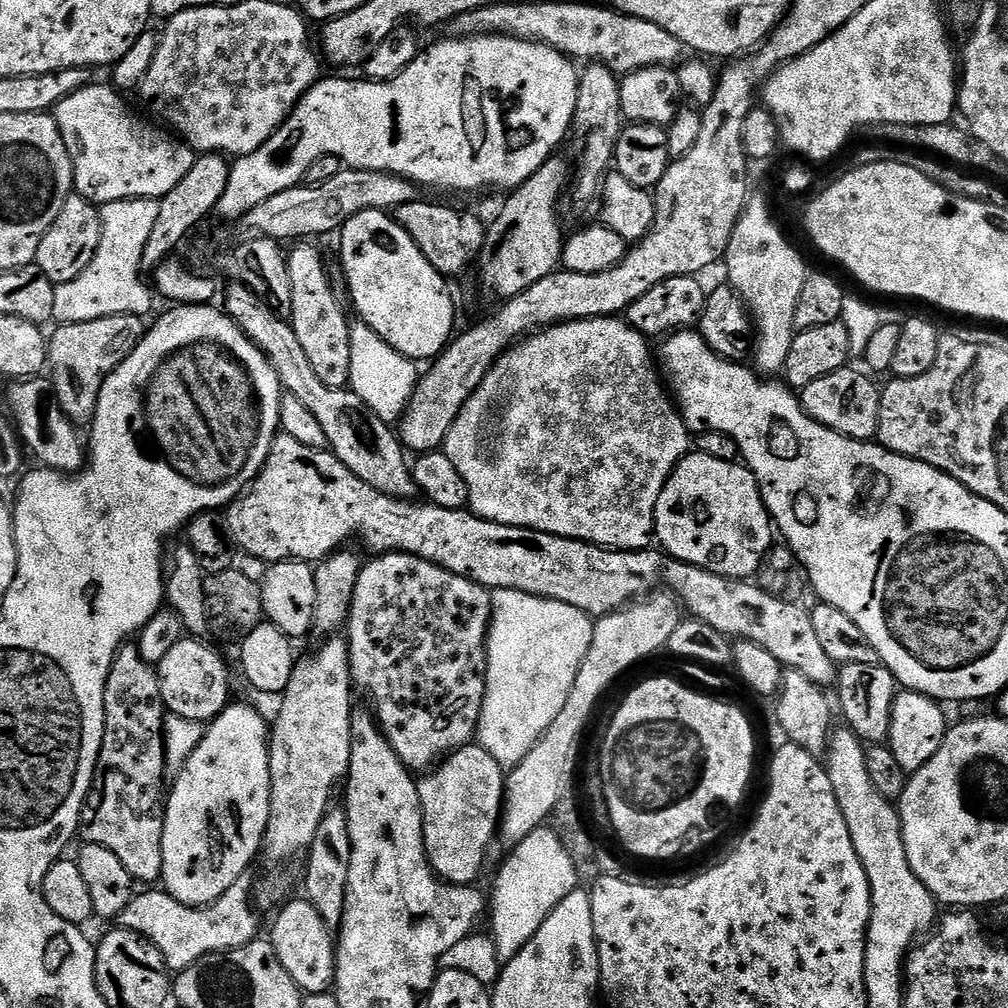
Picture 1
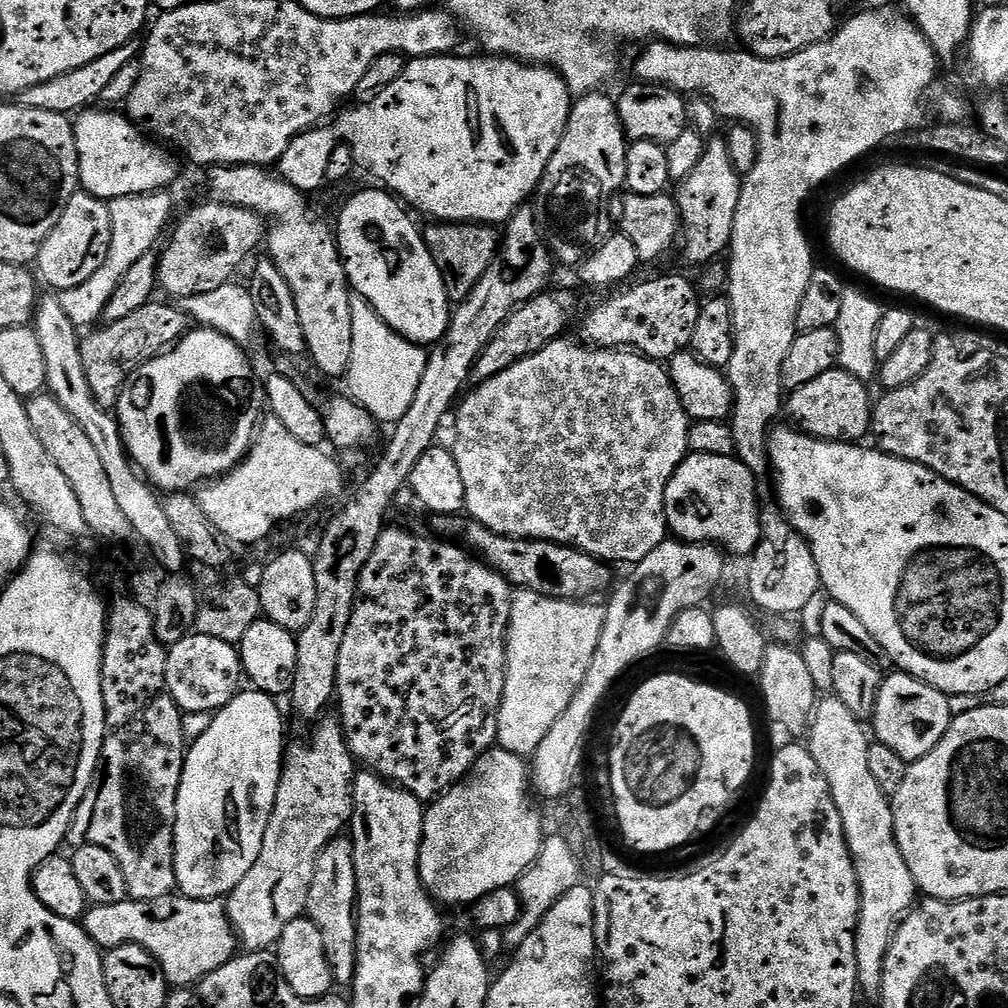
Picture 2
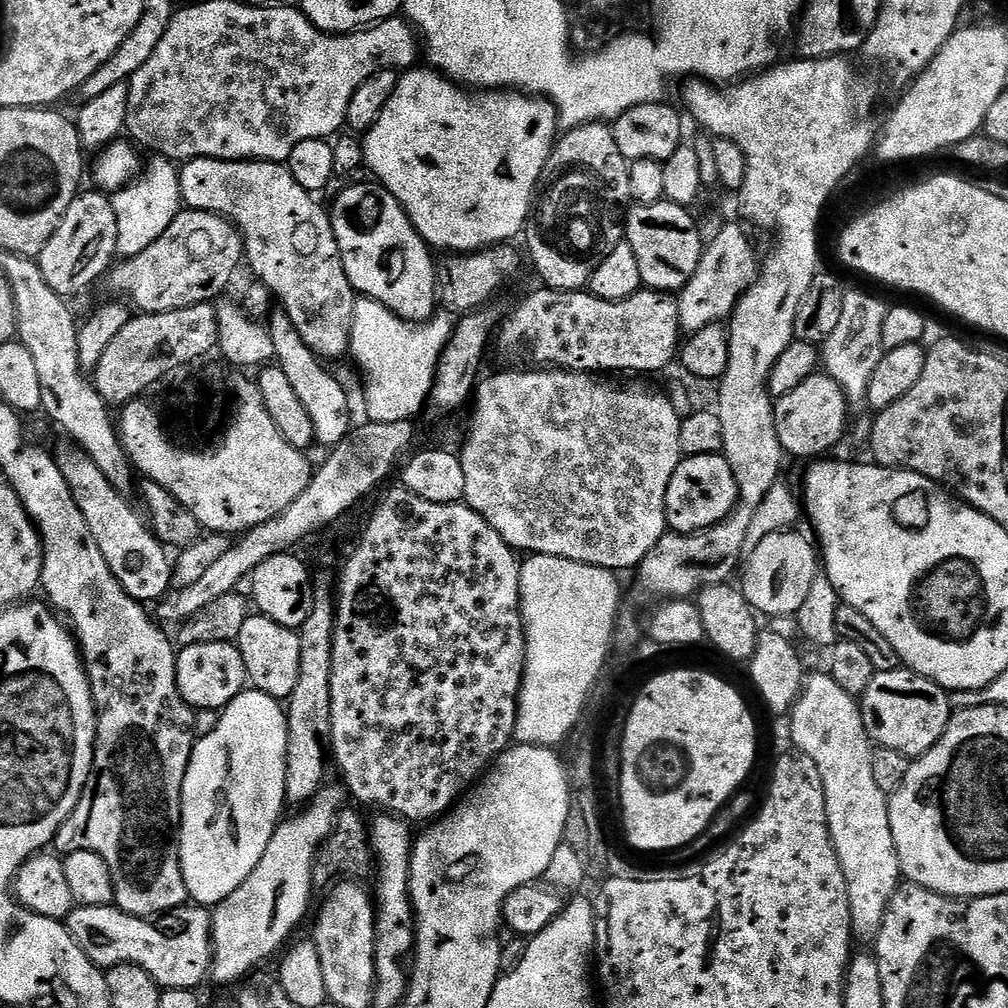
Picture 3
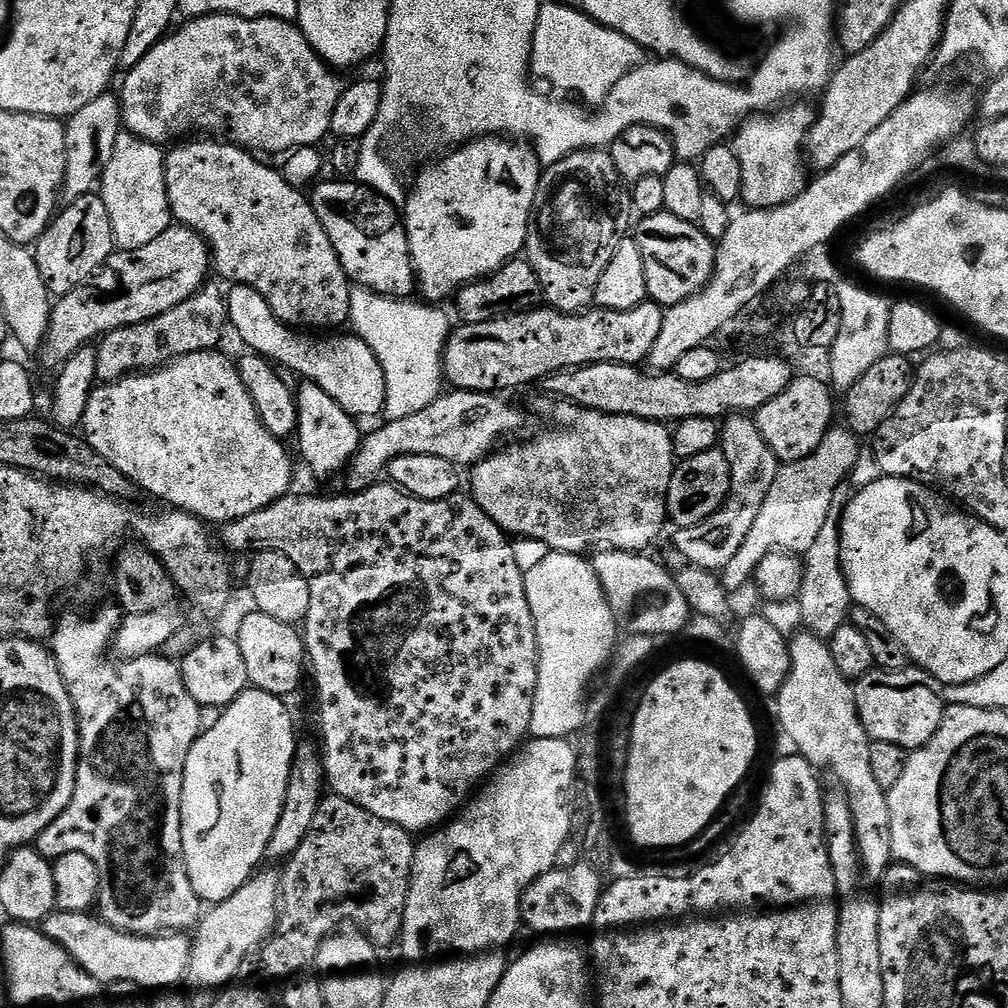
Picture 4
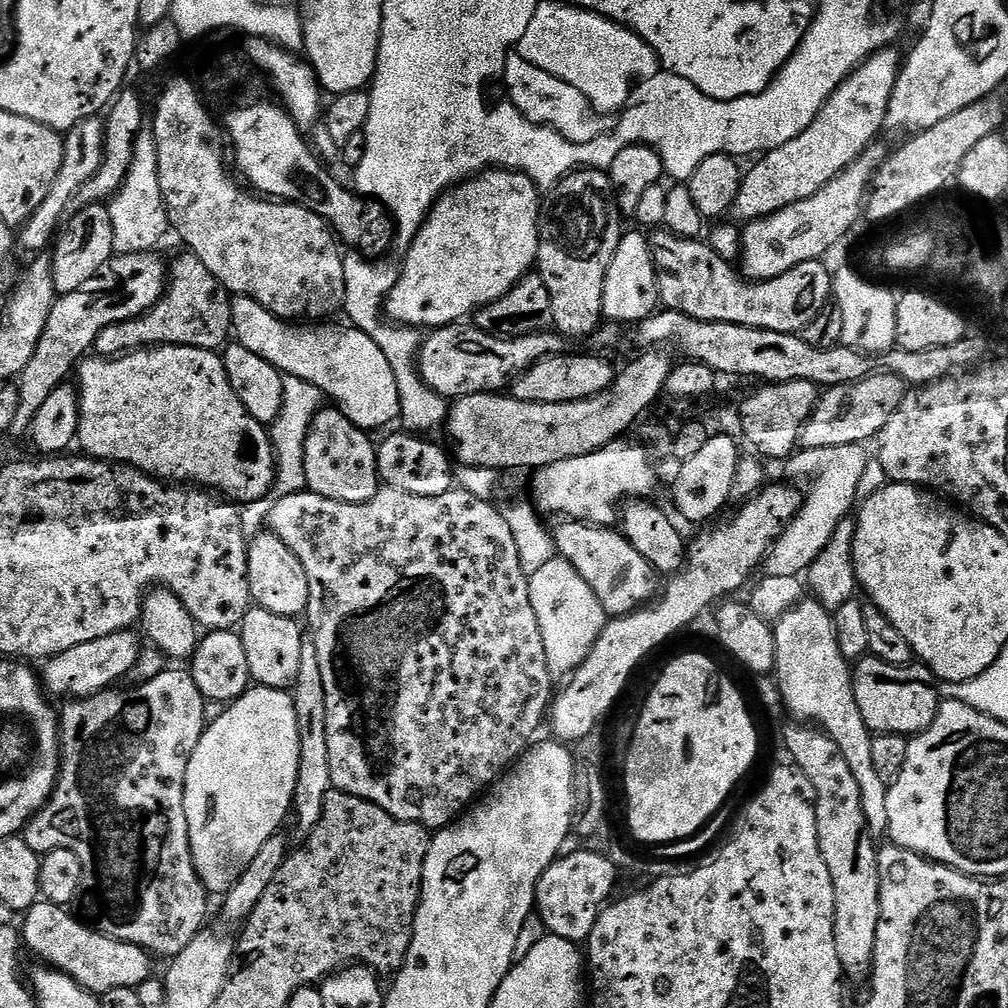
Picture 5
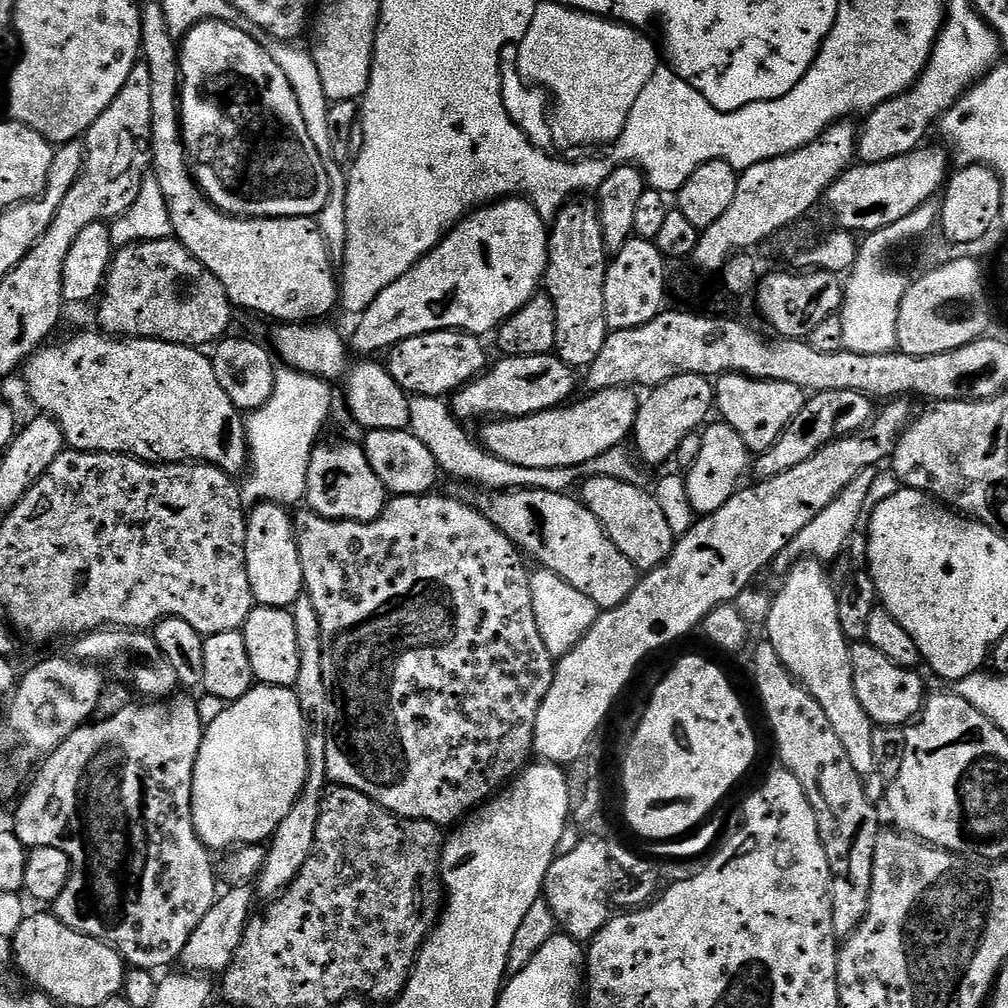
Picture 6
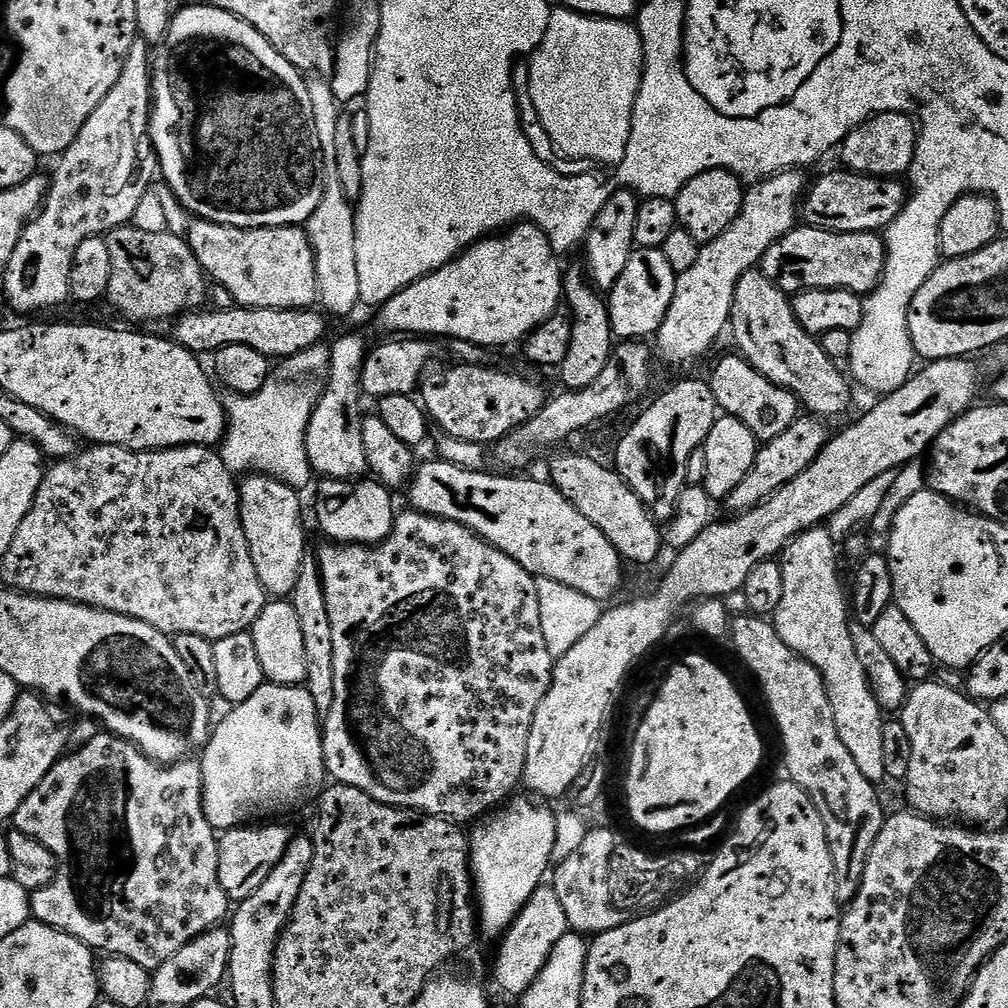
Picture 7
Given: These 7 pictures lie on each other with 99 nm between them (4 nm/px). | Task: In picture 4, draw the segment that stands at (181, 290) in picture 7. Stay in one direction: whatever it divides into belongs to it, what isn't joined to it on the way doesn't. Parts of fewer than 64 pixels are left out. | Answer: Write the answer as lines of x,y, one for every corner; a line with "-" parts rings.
204,286
181,305
174,306
152,320
115,329
105,335
96,348
97,381
120,380
123,376
131,376
137,372
163,368
165,364
183,356
219,349
224,328
226,330
228,327
228,302
225,293

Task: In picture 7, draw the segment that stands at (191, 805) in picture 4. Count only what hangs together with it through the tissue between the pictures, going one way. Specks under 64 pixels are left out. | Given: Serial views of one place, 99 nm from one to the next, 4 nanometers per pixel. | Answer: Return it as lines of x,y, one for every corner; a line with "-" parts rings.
265,682
258,694
235,705
226,722
213,727
208,745
202,750
200,769
204,775
204,809
217,830
243,828
253,822
280,818
283,812
292,812
311,800
313,803
326,787
328,767
324,765
322,716
316,711
307,687

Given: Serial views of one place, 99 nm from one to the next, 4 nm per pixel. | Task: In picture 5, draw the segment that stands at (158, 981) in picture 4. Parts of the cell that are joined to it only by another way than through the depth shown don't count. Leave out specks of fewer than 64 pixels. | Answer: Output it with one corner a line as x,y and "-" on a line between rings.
41,899
23,913
22,944
49,968
65,972
88,992
103,994
115,988
139,988
142,982
153,979
153,957
144,948
130,942
110,938
94,931
79,920
67,907

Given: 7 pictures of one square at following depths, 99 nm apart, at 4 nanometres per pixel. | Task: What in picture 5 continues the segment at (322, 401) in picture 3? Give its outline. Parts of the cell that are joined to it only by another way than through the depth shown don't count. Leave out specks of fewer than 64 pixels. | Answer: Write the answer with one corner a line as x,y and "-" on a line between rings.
327,406
321,412
316,412
312,416
312,421
306,424
308,433
306,434
306,482
307,491
314,494
322,494
322,498
333,500
334,502
370,502
374,494
382,486
378,466
376,465
377,445
372,444
372,440
365,429
354,426
350,418
346,418
340,413
339,408

